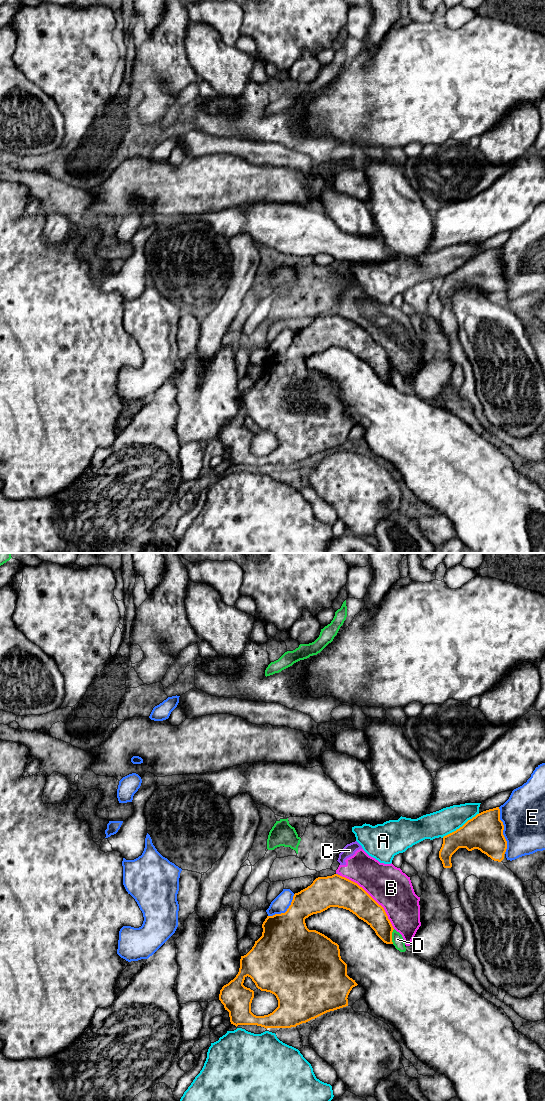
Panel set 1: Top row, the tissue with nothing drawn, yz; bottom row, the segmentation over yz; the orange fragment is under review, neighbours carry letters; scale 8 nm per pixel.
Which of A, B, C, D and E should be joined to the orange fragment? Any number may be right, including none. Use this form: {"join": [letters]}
{"join": []}

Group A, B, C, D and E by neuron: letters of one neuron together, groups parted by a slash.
A / B C / D / E

